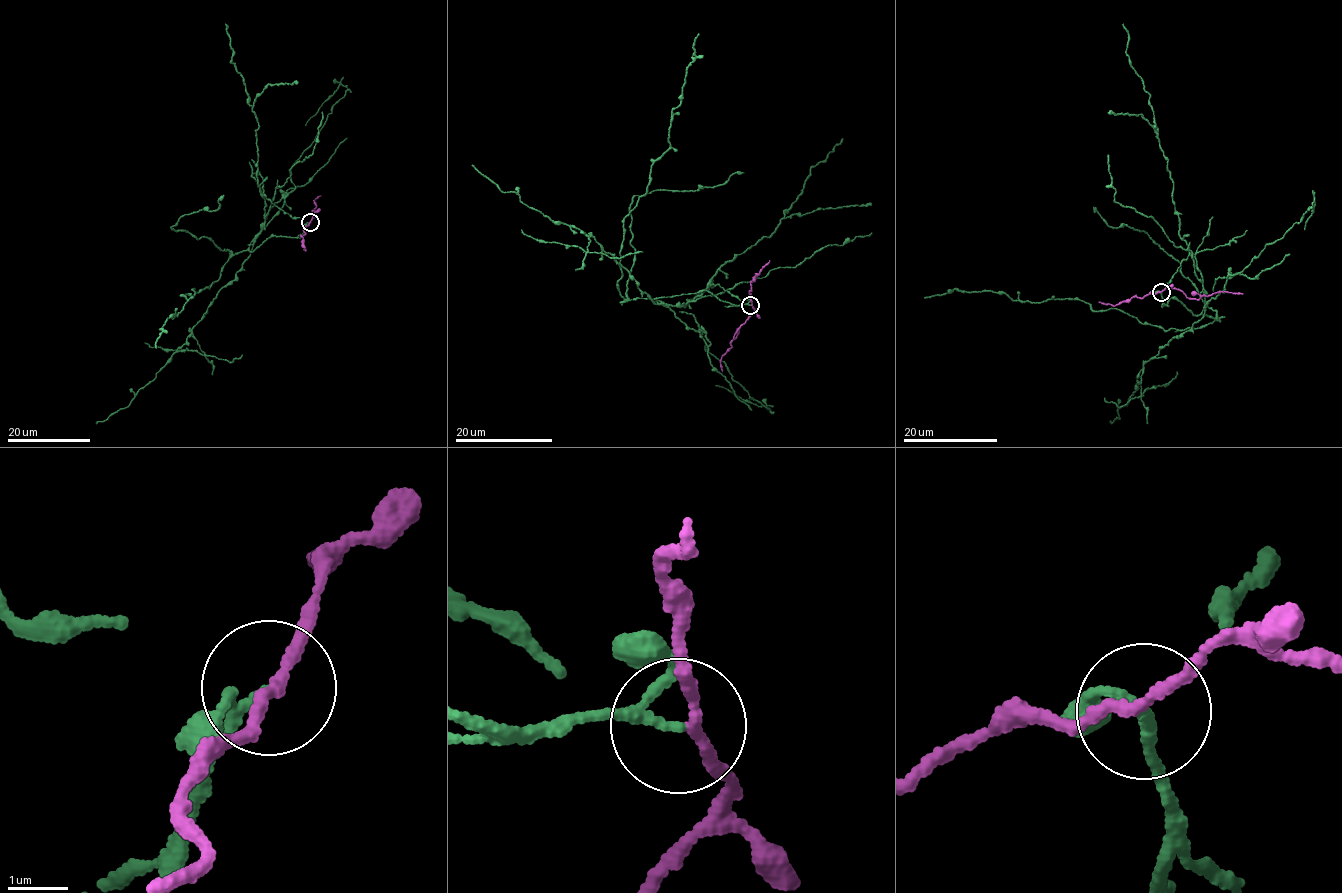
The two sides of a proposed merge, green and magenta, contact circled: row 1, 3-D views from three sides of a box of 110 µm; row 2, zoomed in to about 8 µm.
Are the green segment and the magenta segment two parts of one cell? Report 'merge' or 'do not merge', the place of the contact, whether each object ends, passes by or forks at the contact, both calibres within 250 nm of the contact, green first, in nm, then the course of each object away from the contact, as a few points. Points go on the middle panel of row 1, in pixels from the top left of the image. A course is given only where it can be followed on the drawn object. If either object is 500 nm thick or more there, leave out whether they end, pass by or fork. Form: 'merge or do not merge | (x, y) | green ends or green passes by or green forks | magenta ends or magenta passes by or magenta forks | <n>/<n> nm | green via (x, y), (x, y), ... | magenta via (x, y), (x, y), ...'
do not merge | (750, 305) | green passes by | magenta passes by | 140/160 nm | green via (750, 305), (703, 289), (626, 299), (617, 284), (623, 219), (670, 146), (671, 110), (698, 34) | magenta via (750, 305), (754, 312), (735, 334), (730, 349), (721, 358), (722, 371)

